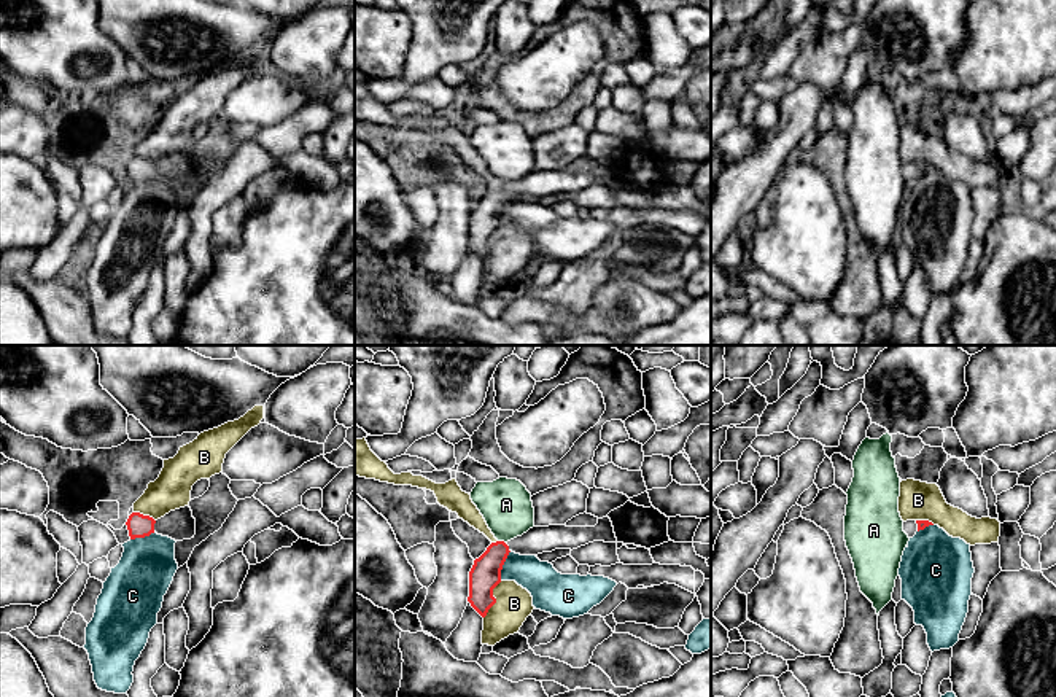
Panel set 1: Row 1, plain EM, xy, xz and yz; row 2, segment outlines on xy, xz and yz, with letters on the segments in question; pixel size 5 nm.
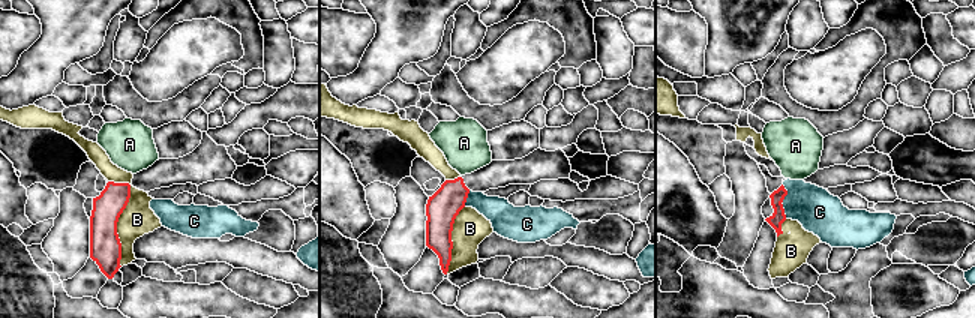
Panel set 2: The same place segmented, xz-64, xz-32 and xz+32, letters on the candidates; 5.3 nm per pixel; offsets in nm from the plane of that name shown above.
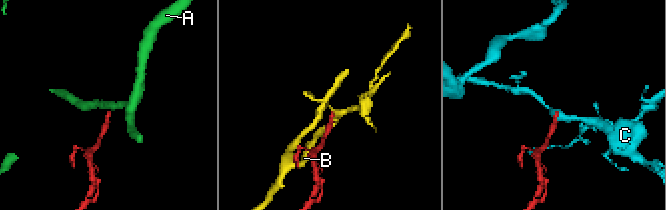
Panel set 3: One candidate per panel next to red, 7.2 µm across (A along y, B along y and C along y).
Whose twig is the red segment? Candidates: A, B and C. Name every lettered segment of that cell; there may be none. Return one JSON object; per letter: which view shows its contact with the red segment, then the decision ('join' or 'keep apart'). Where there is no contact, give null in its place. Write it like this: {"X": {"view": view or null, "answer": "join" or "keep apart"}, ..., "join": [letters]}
{"A": {"view": "xz", "answer": "keep apart"}, "B": {"view": "xz", "answer": "keep apart"}, "C": {"view": "xz", "answer": "keep apart"}, "join": []}

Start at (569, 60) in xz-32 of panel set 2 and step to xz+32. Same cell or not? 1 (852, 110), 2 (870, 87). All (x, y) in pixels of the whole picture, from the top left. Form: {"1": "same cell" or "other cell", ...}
{"1": "same cell", "2": "same cell"}

